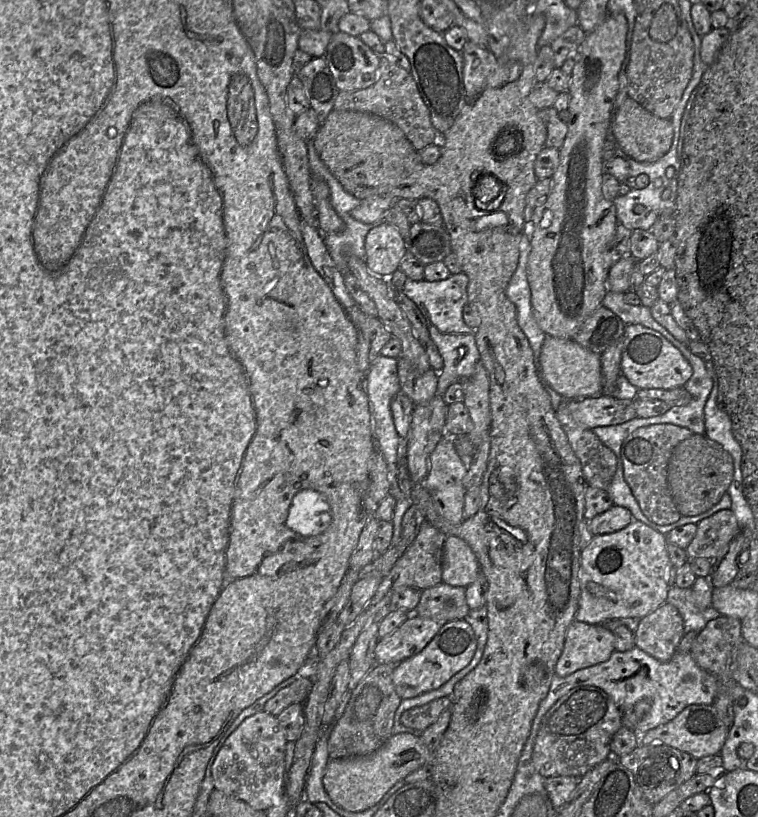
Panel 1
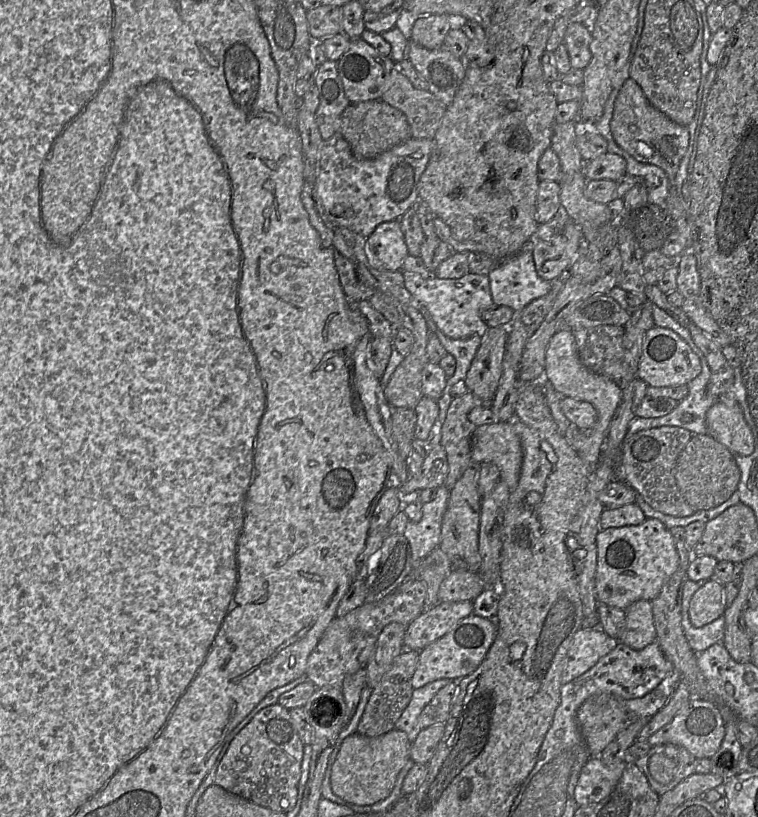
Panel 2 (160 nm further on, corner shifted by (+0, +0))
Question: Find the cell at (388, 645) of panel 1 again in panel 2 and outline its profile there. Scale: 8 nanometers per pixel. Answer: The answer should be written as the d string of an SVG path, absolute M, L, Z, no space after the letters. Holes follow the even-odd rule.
M473 601L439 602L433 607L426 606L422 613L406 626L404 649L424 649L447 634L459 621L471 615Z

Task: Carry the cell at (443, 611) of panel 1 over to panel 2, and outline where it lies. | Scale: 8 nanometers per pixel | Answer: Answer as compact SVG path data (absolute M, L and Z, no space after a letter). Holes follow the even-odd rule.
M453 569L438 590L439 602L474 601L484 590L480 575L471 569Z

